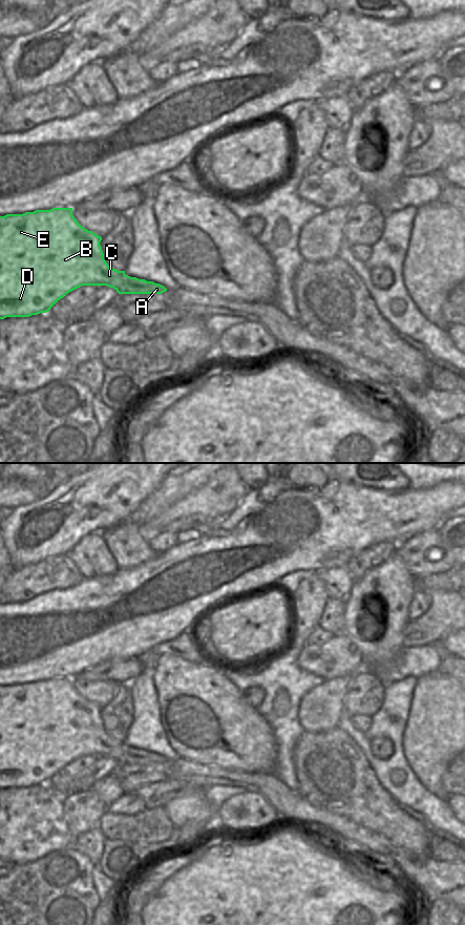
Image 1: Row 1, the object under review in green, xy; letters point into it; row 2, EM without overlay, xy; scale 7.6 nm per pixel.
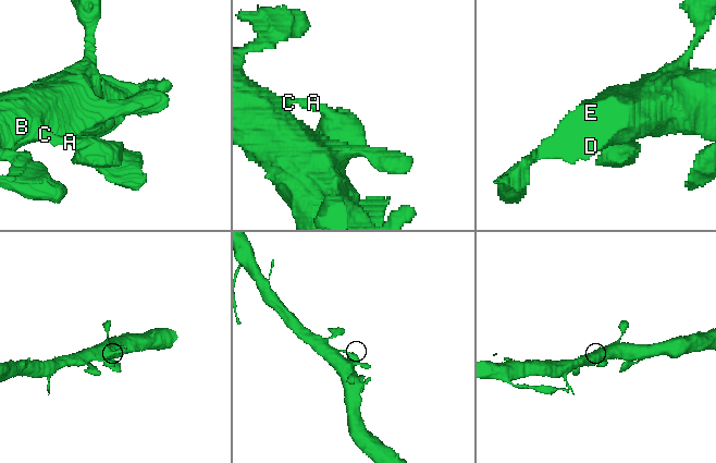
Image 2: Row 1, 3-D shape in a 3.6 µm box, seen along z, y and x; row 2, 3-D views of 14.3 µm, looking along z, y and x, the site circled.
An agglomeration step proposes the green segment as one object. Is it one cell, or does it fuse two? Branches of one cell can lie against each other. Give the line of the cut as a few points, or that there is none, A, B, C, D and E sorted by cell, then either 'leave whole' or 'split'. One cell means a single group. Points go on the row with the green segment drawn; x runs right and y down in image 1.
no cut | A B C D E | leave whole

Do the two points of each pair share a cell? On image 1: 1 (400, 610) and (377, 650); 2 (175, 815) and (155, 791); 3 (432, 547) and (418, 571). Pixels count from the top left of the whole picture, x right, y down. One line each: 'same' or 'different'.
1: same
2: different
3: same

